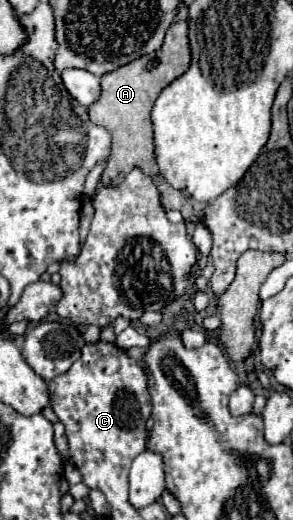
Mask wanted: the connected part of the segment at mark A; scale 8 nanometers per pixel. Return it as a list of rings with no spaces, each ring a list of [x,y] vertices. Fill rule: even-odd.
[[[173,21],[171,27],[167,29],[165,41],[161,45],[159,51],[155,51],[153,55],[143,55],[111,73],[105,73],[101,77],[101,97],[91,103],[89,109],[89,119],[95,125],[105,127],[111,137],[113,137],[113,151],[111,157],[105,165],[105,171],[101,173],[101,183],[103,185],[117,185],[119,181],[123,181],[123,177],[133,169],[139,167],[143,169],[143,173],[151,175],[151,179],[155,181],[159,193],[161,193],[161,205],[165,207],[165,211],[169,209],[179,209],[185,217],[185,221],[195,221],[197,215],[193,213],[191,205],[187,205],[187,199],[183,197],[181,191],[173,189],[171,185],[167,185],[167,181],[163,179],[163,175],[157,169],[155,163],[155,147],[153,147],[153,127],[151,127],[151,107],[157,99],[157,95],[179,75],[185,73],[185,69],[189,67],[189,39],[187,39],[187,21]]]

